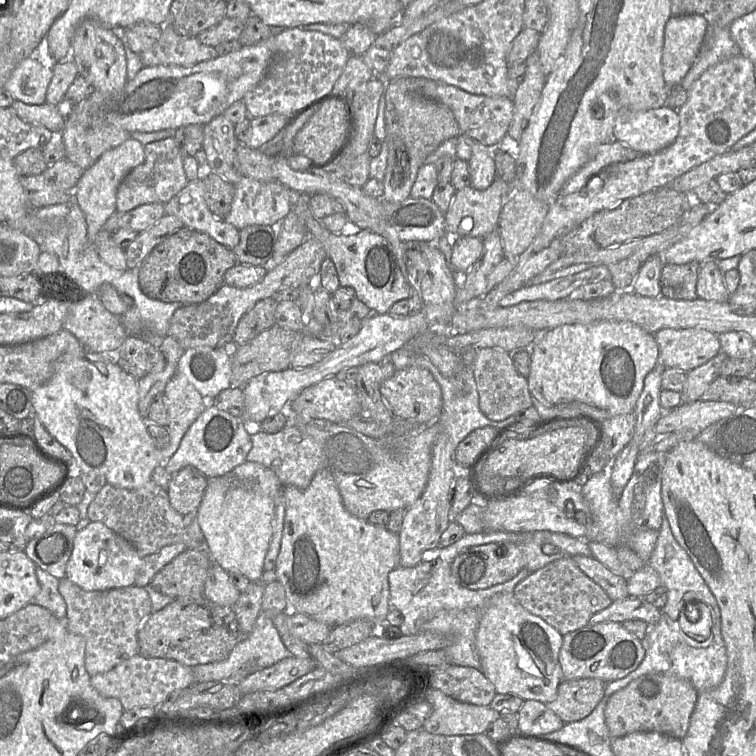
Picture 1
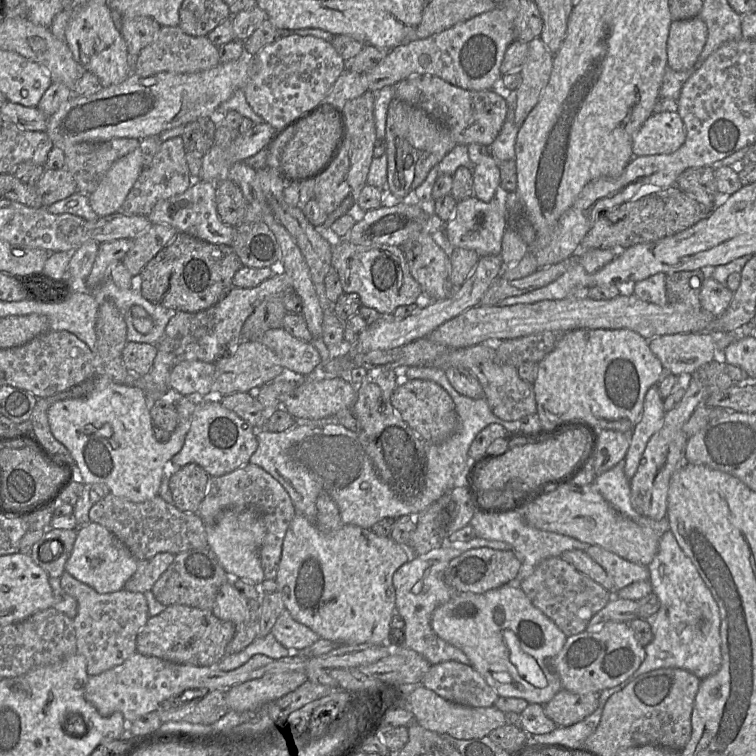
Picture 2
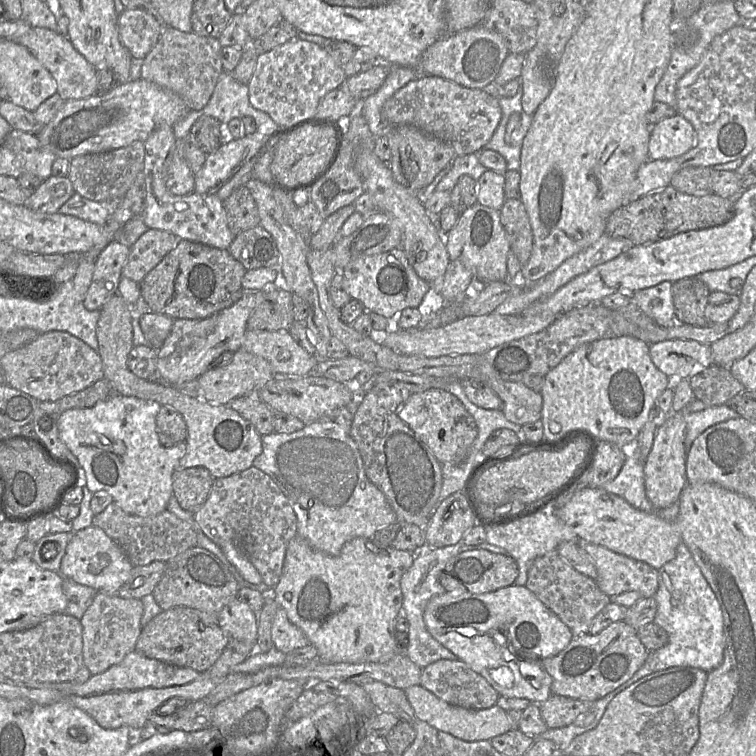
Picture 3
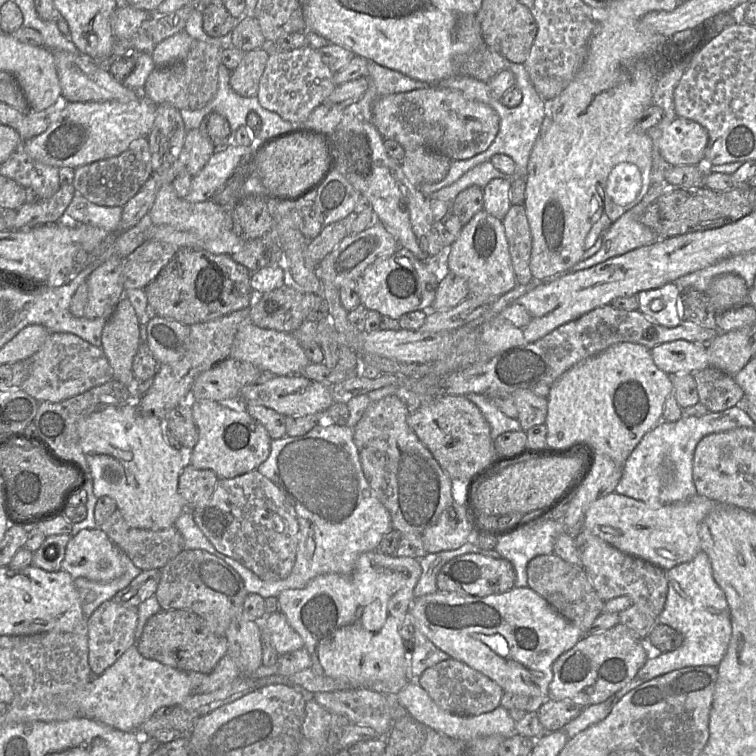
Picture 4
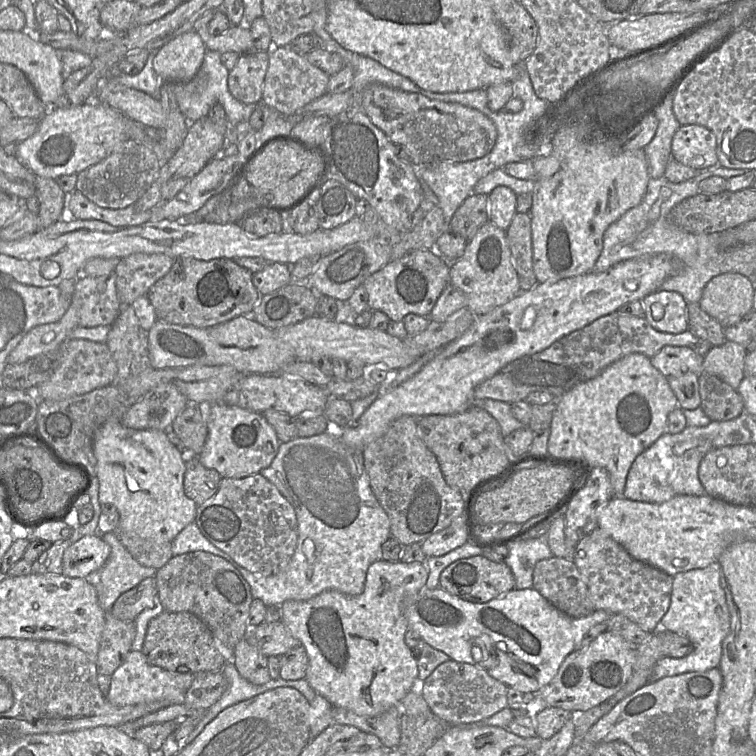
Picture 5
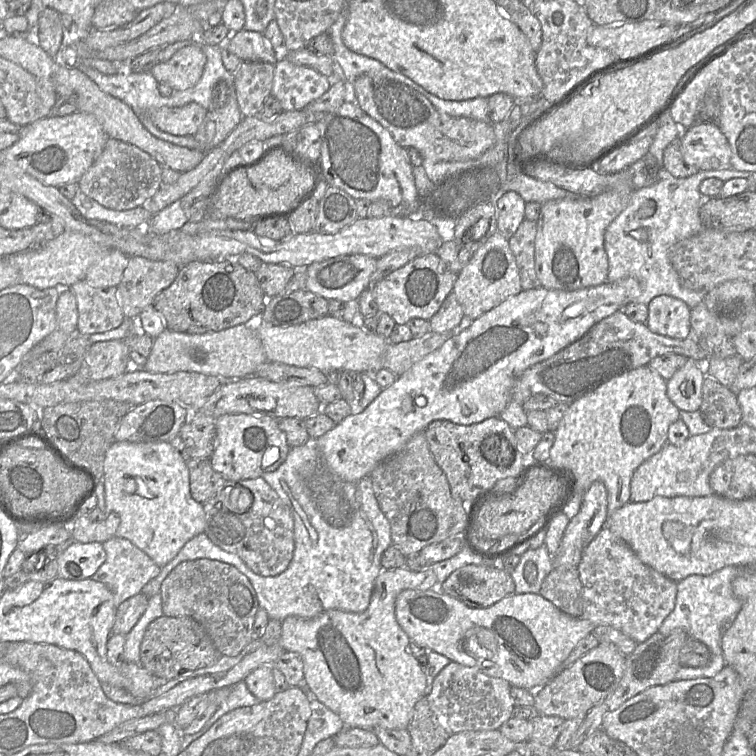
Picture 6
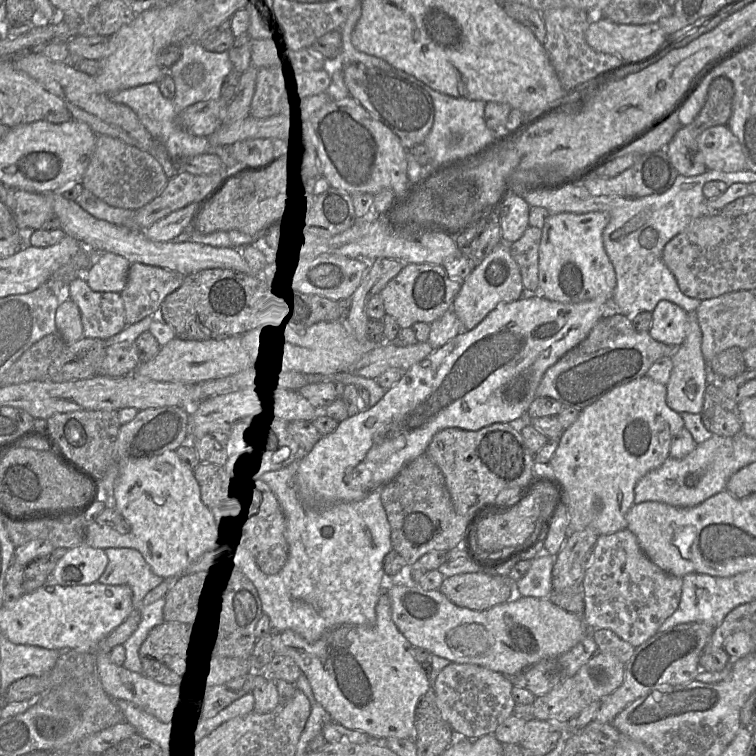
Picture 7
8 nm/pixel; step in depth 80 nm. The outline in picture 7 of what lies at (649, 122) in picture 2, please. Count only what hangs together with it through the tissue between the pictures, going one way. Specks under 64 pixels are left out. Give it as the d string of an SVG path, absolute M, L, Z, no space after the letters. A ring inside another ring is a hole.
M728 125L704 130L697 139L707 170L736 172L746 170L742 147Z

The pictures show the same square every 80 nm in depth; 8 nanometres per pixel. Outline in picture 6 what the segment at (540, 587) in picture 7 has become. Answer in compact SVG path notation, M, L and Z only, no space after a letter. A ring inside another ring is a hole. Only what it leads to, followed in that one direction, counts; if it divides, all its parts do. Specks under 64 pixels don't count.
M545 545L524 552L511 573L515 593L540 594L543 580L553 569L553 560L554 557L550 555Z

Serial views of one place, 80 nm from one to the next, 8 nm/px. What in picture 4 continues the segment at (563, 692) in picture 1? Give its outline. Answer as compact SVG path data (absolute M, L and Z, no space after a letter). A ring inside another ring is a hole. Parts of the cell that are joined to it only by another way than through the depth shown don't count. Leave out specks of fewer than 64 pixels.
M546 697L545 703L538 710L538 718L545 732L554 732L578 717L583 709L571 700L554 700Z

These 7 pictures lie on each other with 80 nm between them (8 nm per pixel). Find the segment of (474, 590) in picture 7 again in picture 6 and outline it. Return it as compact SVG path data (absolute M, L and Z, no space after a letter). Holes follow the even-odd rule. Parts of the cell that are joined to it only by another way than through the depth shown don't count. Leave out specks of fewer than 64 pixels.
M468 564L451 573L441 590L467 606L486 608L515 593L515 585L504 569Z

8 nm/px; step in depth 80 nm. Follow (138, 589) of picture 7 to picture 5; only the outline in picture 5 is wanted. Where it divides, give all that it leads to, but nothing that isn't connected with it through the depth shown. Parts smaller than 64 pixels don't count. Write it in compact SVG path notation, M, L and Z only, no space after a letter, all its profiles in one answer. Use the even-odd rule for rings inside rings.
M113 532L102 534L102 539L110 546L110 555L101 568L84 579L96 589L102 609L110 612L123 593L144 579L155 577L157 569L137 562Z

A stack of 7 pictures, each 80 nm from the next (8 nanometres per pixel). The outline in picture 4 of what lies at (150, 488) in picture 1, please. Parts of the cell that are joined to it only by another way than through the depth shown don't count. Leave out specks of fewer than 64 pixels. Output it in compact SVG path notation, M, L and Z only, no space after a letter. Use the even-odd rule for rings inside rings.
M118 509L100 525L99 529L142 571L161 569L183 551L183 538L174 525L158 531L133 528L126 523Z

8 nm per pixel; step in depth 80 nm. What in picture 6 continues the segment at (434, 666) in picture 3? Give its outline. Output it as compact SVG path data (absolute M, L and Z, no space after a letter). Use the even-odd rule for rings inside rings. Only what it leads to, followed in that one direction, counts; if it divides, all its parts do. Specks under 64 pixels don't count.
M451 661L435 677L428 701L440 724L450 733L499 730L512 717L511 685L502 678L486 675L474 667Z

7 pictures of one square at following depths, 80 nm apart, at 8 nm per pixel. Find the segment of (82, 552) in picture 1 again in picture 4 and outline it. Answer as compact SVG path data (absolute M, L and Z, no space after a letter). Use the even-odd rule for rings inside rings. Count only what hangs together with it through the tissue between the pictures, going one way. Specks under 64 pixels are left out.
M99 528L84 529L67 543L61 570L76 578L86 578L94 582L109 582L123 573L121 550Z

